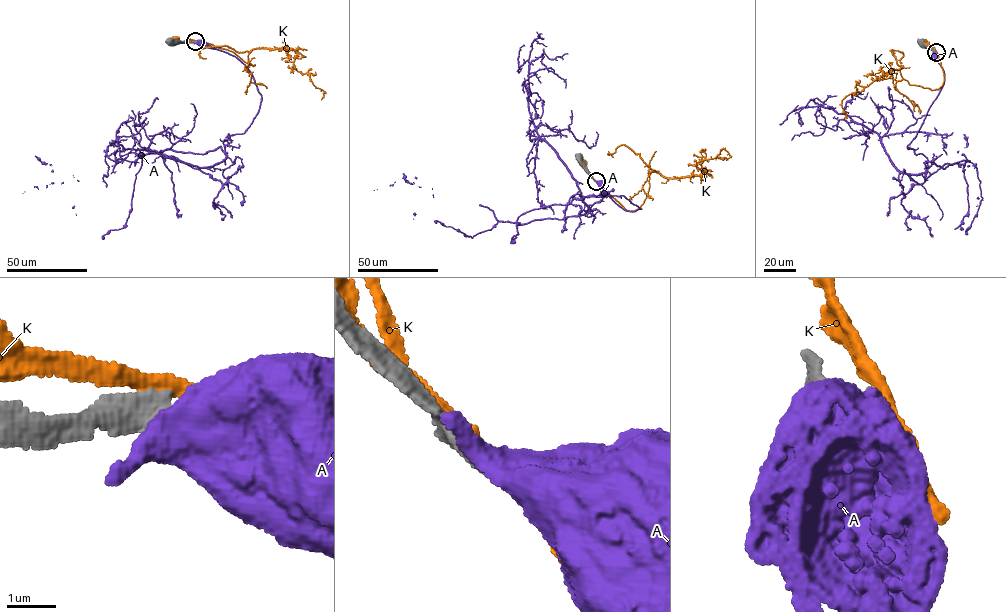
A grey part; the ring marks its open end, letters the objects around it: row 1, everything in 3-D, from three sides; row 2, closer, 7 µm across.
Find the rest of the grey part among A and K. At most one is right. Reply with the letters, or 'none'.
none

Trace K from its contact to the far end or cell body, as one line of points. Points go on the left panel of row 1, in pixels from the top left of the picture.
K: (195, 41), (176, 40)

